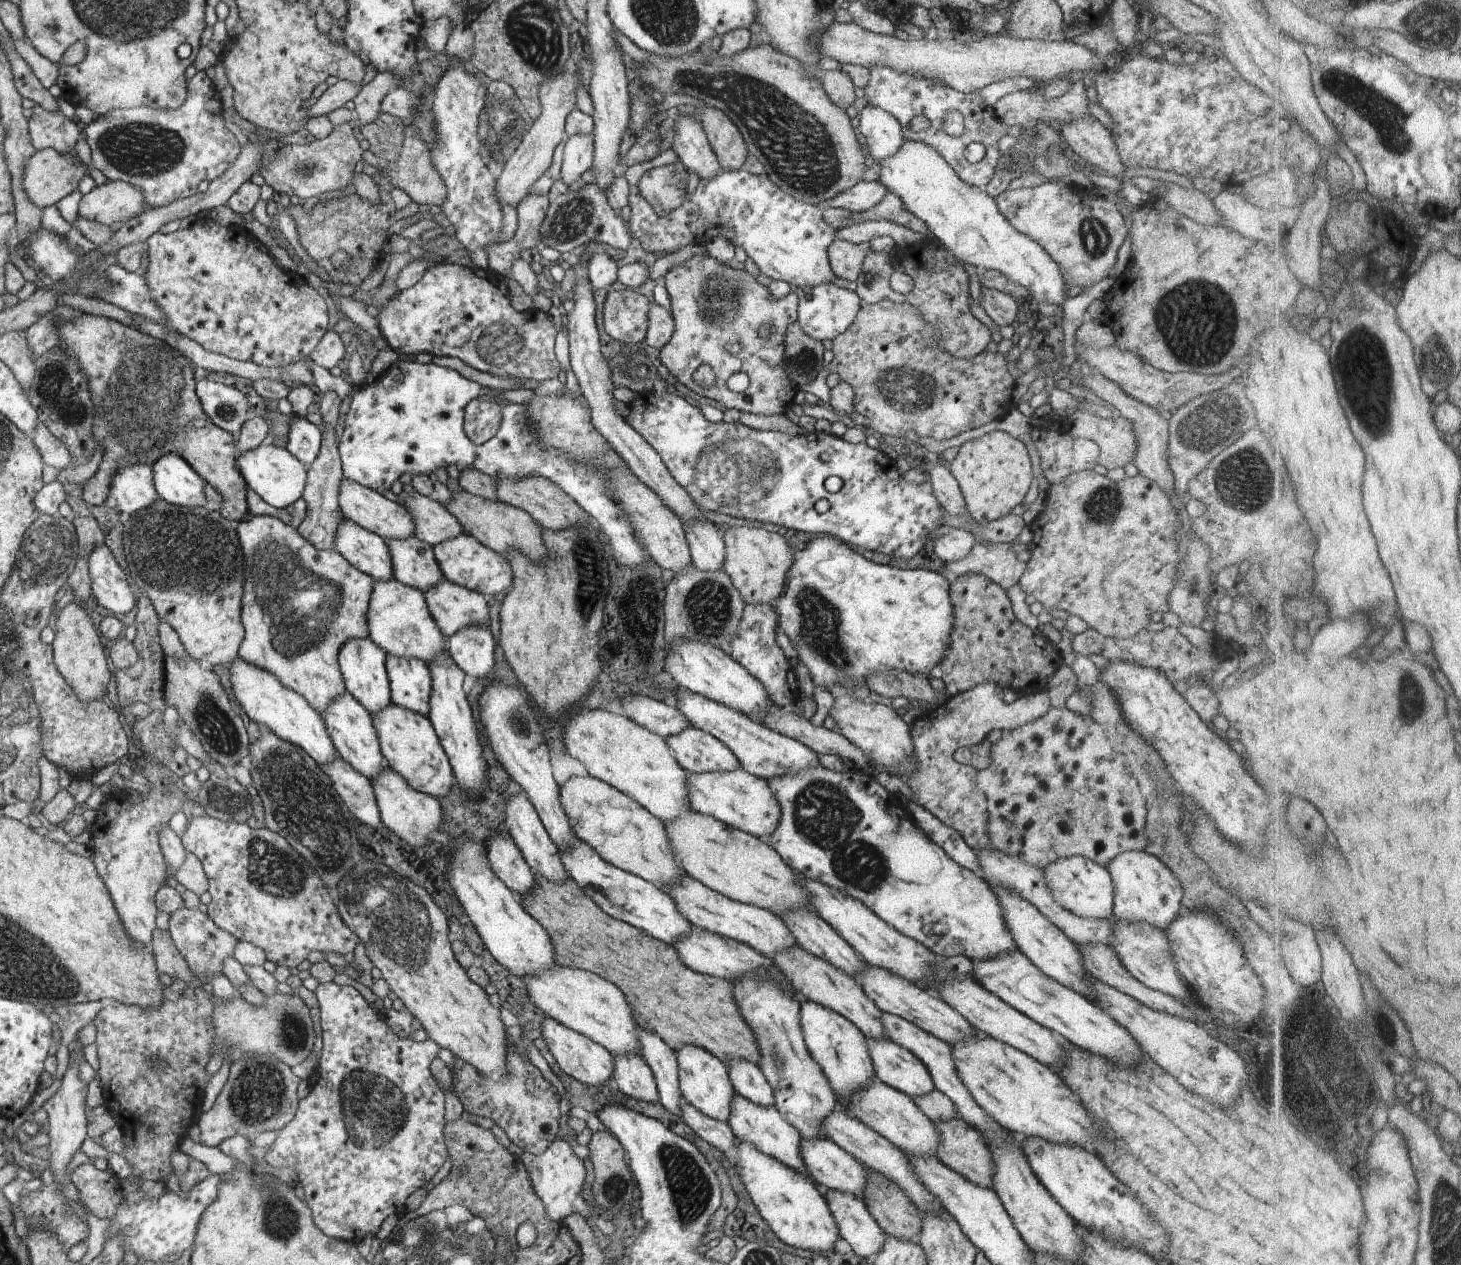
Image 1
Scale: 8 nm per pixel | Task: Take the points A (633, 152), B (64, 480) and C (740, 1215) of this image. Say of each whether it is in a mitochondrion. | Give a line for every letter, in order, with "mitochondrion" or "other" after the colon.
A: other
B: other
C: other

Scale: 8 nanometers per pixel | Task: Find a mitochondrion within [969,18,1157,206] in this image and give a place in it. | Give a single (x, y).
(1036, 146)

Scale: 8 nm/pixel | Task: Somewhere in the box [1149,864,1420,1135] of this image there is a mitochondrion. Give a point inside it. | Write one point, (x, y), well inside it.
(1306, 1088)

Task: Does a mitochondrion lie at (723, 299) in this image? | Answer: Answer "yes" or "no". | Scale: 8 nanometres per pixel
yes

